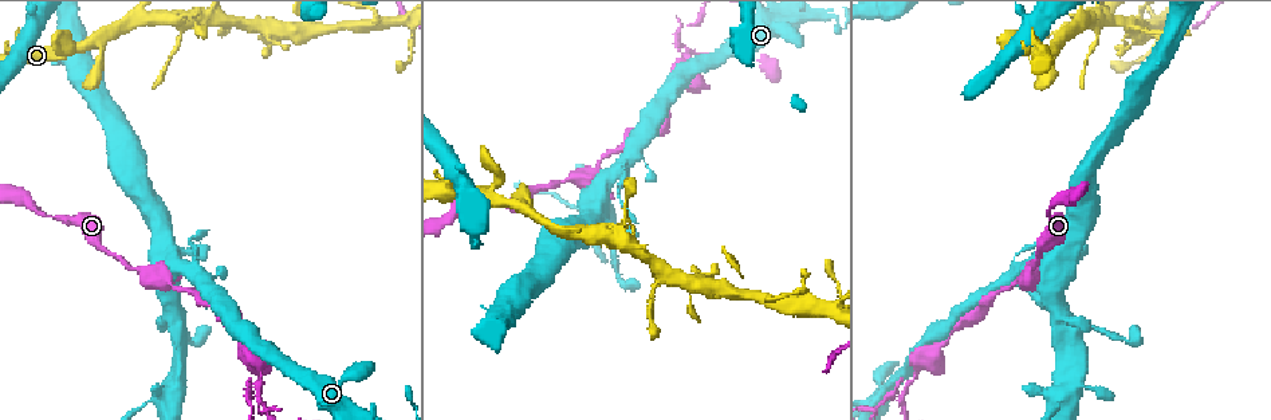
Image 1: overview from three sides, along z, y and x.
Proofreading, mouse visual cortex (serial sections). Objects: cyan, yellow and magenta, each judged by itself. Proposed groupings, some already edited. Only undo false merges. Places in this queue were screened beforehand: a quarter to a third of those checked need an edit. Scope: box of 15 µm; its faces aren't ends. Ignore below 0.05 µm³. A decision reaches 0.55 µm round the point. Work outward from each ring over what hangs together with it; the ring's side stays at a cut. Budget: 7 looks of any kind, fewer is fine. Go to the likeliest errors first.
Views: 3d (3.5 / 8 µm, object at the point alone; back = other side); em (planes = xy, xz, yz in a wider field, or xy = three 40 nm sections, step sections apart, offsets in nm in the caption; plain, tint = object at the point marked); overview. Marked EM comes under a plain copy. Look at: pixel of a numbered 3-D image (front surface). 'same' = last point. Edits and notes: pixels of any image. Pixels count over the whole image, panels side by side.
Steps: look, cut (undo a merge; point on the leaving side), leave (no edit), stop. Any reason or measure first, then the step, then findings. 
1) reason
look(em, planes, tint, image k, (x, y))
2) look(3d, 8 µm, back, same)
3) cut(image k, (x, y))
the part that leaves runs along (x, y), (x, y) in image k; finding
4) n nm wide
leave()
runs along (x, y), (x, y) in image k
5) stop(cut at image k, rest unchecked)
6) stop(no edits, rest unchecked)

arms part here
look(3d, 3.5 µm, image 1, (906, 389))

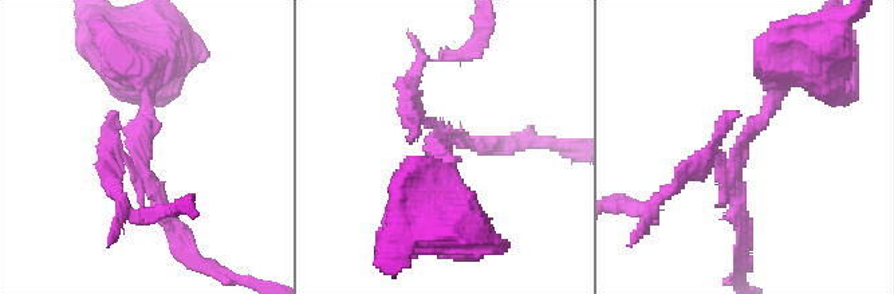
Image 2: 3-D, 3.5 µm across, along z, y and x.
3 arms; arms of 150, 200, 200 nm
look(em, xy, step 3, tint, image 2, (742, 145))

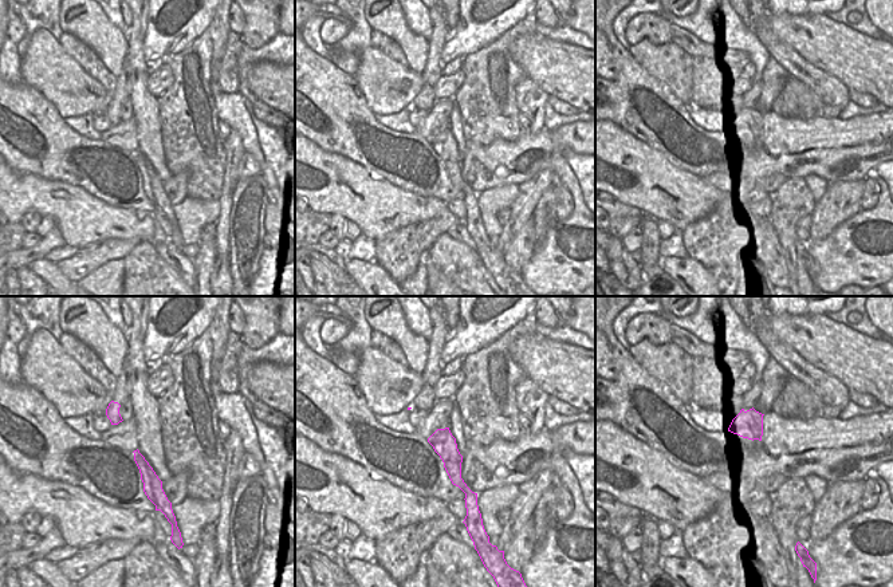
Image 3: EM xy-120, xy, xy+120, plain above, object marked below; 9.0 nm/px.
leave()
runs along (440, 432), (455, 477), (469, 499) in image 3; continuous, no second cell

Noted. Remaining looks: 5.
thick turns thin
look(3d, 8 µm, image 1, (632, 240))

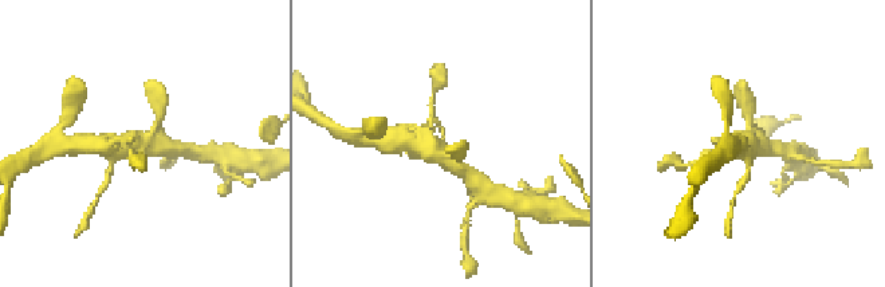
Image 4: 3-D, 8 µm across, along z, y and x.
shape alone is not enough
look(em, xy, step 3, tint, image 4, (443, 147))

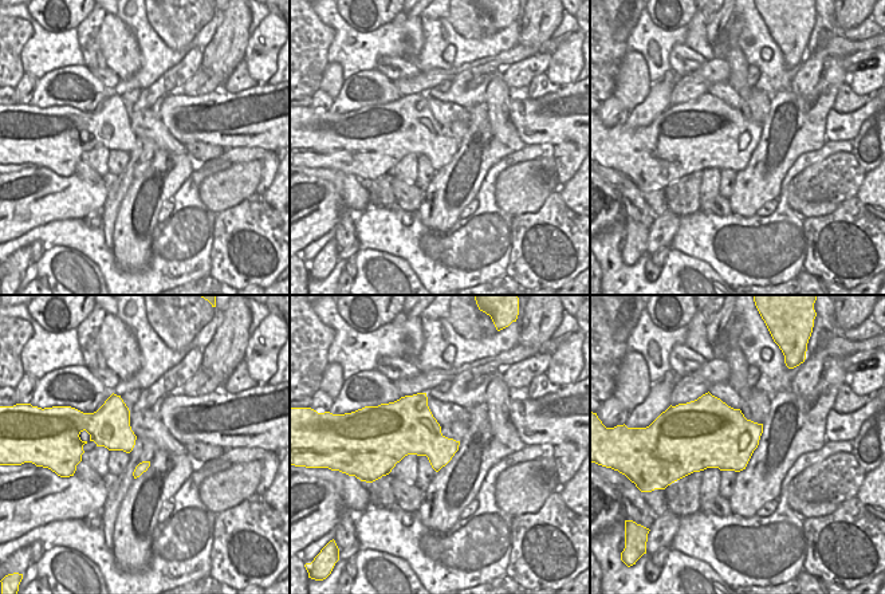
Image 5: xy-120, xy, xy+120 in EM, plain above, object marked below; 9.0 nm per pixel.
leave()
all the same cell

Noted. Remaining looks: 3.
sharp bend
look(3d, 3.5 µm, image 1, (1049, 394))

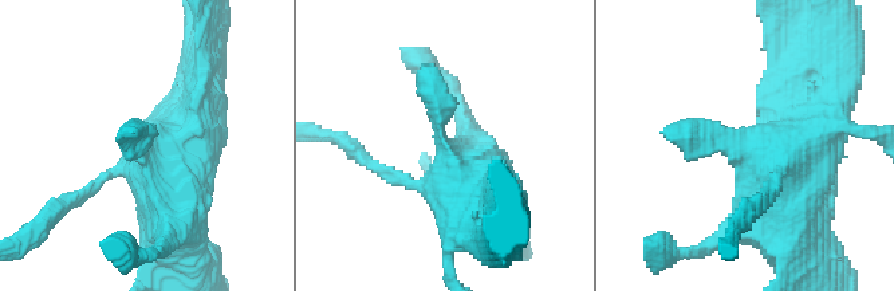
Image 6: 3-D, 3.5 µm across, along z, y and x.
now the EM
look(em, xy, step 5, tint, image 6, (148, 153))

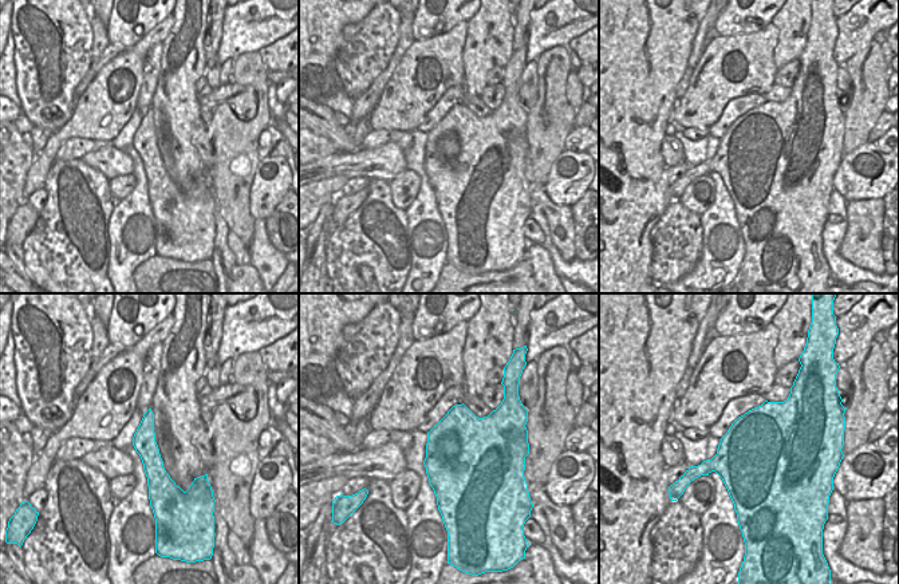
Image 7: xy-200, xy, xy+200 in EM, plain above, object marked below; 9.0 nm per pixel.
800 nm wide
leave()
runs along (819, 102), (775, 201), (733, 231) in image 6; continuous, no second cell

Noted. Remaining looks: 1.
stop(no edits, rest unchecked)

